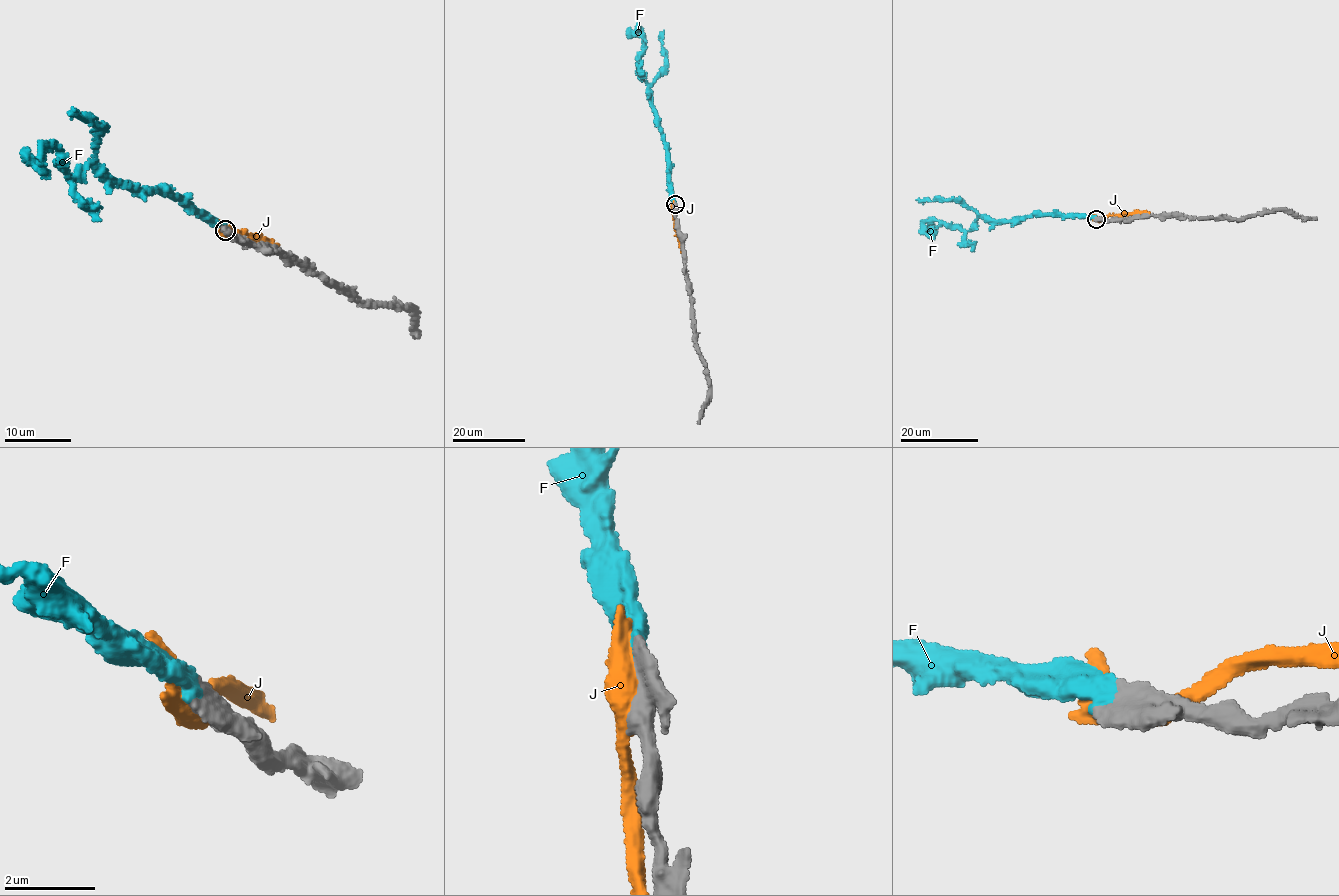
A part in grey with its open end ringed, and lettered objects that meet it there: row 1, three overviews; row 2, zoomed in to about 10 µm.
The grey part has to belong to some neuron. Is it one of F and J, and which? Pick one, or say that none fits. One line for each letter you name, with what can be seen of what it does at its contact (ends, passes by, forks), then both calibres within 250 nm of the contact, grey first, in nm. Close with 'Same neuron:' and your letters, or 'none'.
F: it ends | 600/440 nm
Same neuron: F

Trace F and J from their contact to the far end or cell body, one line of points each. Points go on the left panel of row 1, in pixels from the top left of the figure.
F: (225, 229), (174, 196), (126, 185), (90, 163), (71, 178), (58, 148), (48, 143), (43, 167), (24, 148)
J: (226, 230), (230, 228), (267, 240), (277, 247)

